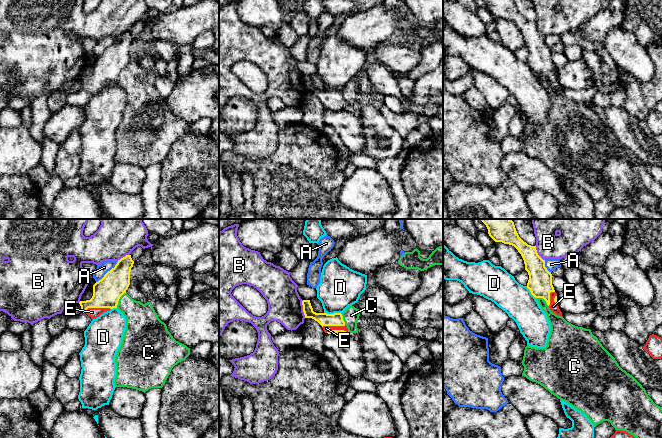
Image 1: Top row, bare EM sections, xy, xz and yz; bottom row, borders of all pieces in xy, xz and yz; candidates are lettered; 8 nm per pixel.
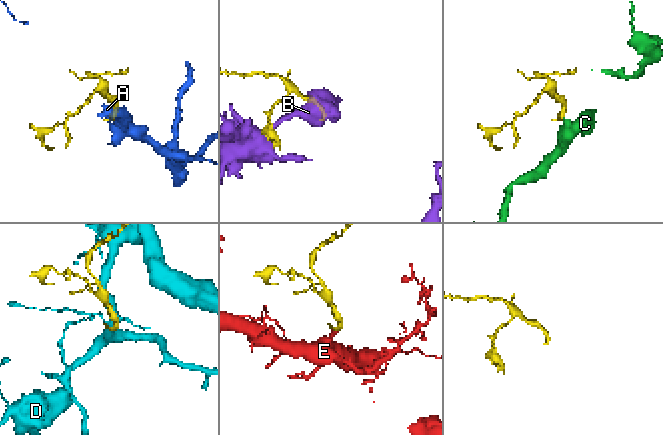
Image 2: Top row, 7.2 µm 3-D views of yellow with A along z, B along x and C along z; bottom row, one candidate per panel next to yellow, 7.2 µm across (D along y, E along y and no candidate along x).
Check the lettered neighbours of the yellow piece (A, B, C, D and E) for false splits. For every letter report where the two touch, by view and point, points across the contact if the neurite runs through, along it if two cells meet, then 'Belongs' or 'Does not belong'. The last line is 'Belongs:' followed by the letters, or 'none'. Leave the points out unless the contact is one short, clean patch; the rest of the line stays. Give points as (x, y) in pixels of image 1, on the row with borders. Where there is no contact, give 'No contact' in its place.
A: Touches yellow at xy (107, 272). Boundary: xy (118, 261), (96, 282). Does not belong
B: Touches yellow at xz (303, 309). Does not belong
C: Touches yellow at xy (118, 300). Boundary: xy (125, 292), (120, 297), (116, 307). Does not belong
D: Touches yellow at xz (334, 313). Boundary: xz (324, 312), (341, 314). Does not belong
E: Touches yellow at xy (97, 307). Path across: xy (106, 292), (106, 296), (97, 307), (92, 312). Belongs
Belongs: E

